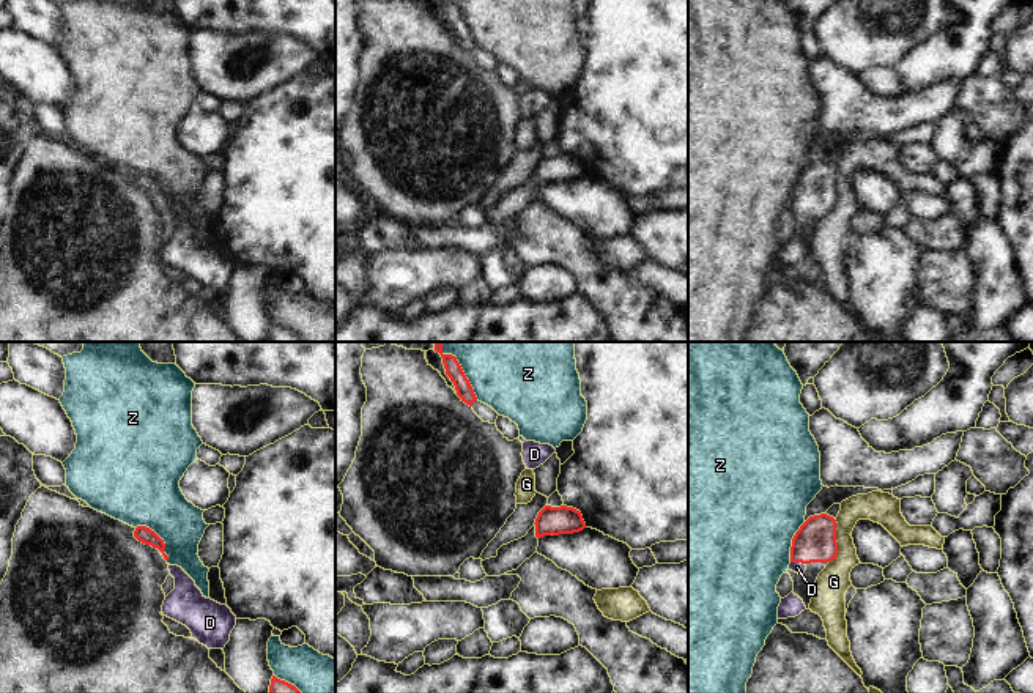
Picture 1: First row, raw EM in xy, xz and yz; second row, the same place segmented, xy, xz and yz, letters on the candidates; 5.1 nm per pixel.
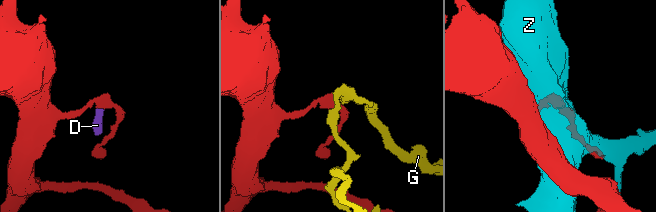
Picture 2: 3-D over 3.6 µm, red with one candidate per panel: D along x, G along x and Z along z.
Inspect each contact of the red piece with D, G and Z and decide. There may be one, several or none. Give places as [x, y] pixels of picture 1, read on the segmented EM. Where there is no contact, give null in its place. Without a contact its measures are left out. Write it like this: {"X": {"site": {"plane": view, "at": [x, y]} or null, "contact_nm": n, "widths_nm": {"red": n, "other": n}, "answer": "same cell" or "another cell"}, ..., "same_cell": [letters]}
{"D": {"site": {"plane": "yz", "at": [797, 561]}, "contact_nm": 70, "widths_nm": {"red": 200, "other": 60}, "answer": "same cell"}, "G": {"site": {"plane": "yz", "at": [836, 542]}, "contact_nm": 220, "widths_nm": {"red": 200, "other": 170}, "answer": "another cell"}, "Z": {"site": {"plane": "xz", "at": [460, 367]}, "contact_nm": 340, "widths_nm": {"red": 90, "other": 480}, "answer": "another cell"}, "same_cell": ["D"]}

